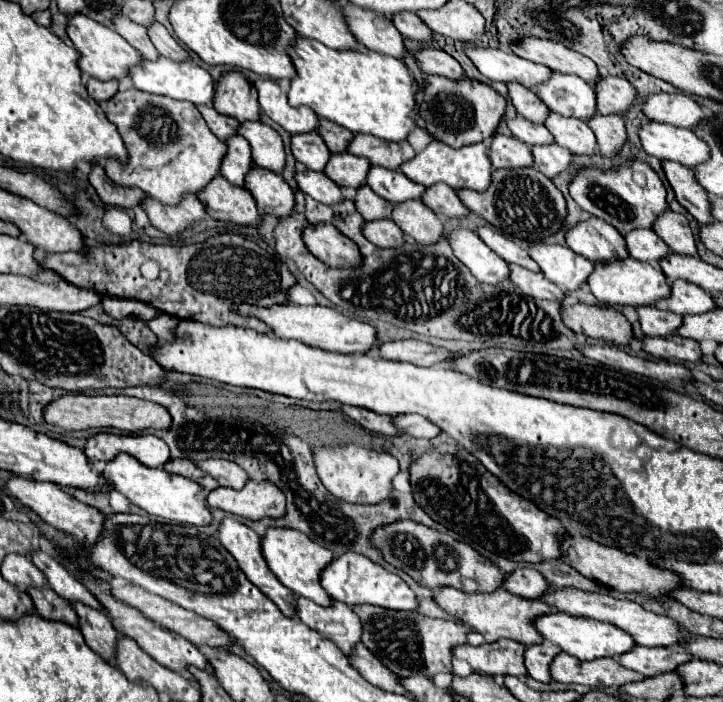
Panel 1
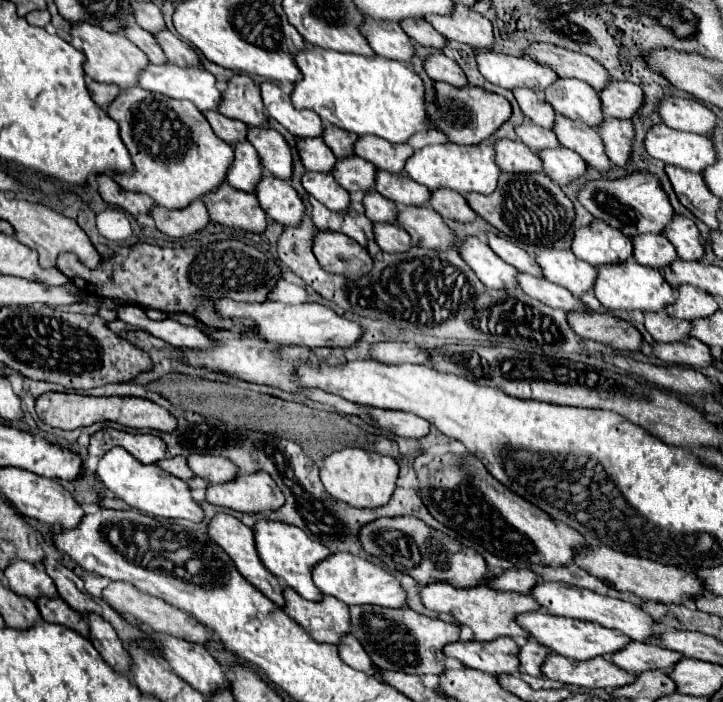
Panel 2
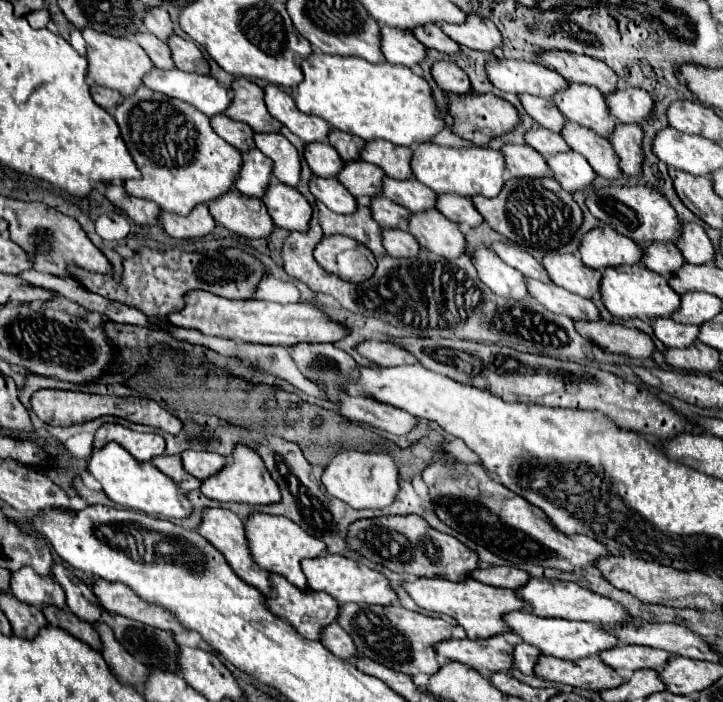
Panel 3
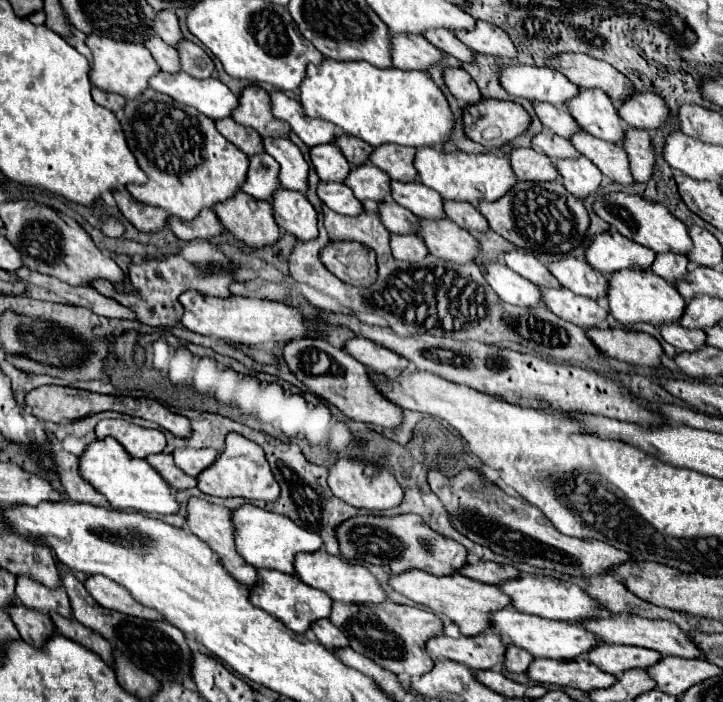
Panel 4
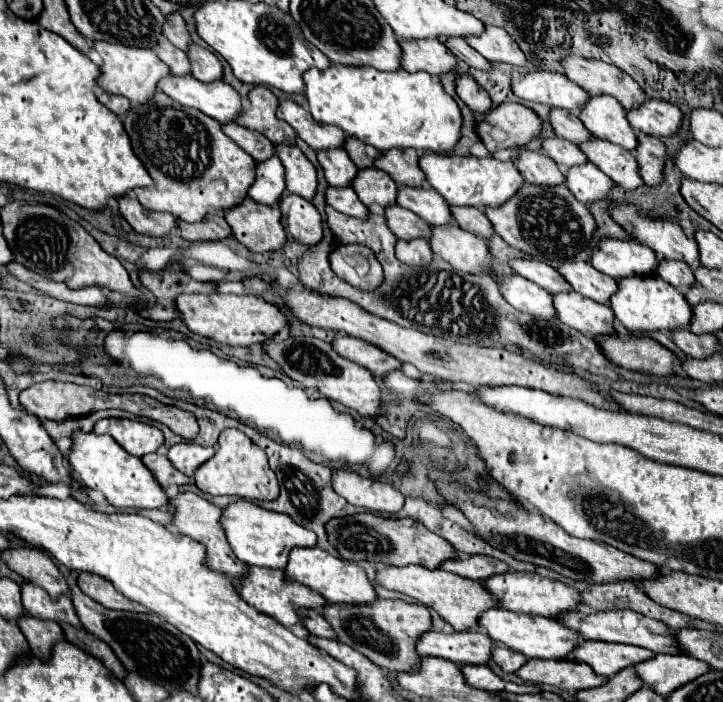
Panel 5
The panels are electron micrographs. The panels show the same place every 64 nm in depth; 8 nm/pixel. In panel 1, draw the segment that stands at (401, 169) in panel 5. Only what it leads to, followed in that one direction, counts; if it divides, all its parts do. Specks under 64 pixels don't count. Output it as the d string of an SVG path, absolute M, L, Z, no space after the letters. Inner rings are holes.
M354 136L346 150L388 170L398 170L404 160L410 160L416 154L406 140L400 144L388 144L388 140L376 140L376 136Z

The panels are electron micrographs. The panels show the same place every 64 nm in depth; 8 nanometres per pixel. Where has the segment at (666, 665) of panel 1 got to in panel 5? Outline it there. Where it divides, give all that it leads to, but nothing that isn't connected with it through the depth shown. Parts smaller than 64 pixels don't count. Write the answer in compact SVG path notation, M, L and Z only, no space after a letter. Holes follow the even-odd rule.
M586 640L572 652L574 660L590 664L596 674L608 678L624 668L630 668L632 664L650 660L652 656L654 652L648 652L646 648L640 646L628 646L628 644L624 646L624 644L596 642L596 640Z

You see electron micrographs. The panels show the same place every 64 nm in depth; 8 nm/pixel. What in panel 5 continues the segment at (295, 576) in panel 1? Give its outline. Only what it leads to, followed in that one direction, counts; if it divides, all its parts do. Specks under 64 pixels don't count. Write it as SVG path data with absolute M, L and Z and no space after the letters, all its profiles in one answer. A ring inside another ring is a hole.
M238 500L238 502L230 504L228 508L224 508L222 526L226 530L228 544L232 546L234 554L248 566L284 570L292 548L314 548L316 546L316 534L294 524L294 520L288 514L270 512L252 502L246 502L246 500Z

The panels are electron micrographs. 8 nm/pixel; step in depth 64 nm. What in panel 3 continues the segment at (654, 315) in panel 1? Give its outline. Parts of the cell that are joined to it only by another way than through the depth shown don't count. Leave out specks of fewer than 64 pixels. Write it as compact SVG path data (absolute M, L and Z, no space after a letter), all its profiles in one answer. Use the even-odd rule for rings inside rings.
M672 318L652 320L654 336L670 348L686 348L698 338L698 328L688 324L678 324Z

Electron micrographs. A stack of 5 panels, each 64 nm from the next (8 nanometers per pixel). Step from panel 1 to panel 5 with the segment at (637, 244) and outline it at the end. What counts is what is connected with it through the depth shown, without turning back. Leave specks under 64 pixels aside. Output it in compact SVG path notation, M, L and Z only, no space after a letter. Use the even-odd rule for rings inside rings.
M660 260L656 274L680 292L688 290L694 284L694 274L682 260Z

